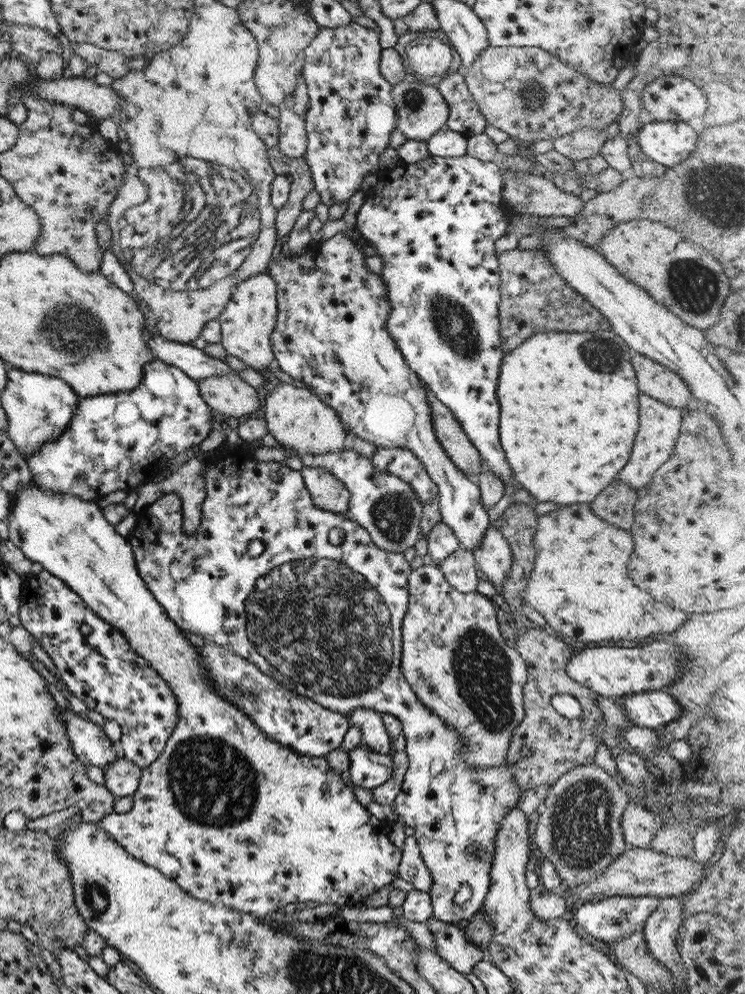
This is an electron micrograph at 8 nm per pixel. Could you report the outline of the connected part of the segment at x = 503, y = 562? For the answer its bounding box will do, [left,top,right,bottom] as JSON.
[470,527,511,590]

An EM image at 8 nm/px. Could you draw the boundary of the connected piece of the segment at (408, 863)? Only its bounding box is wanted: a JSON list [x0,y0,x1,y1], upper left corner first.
[397,837,432,893]

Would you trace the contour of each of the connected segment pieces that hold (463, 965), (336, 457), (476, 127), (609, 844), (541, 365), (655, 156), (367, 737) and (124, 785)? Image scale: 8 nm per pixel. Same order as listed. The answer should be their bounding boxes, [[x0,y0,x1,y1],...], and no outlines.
[[426,916,489,975],[301,449,423,552],[436,69,488,135],[532,763,628,887],[496,330,638,505],[634,121,696,168],[349,709,393,755],[102,757,140,797]]

